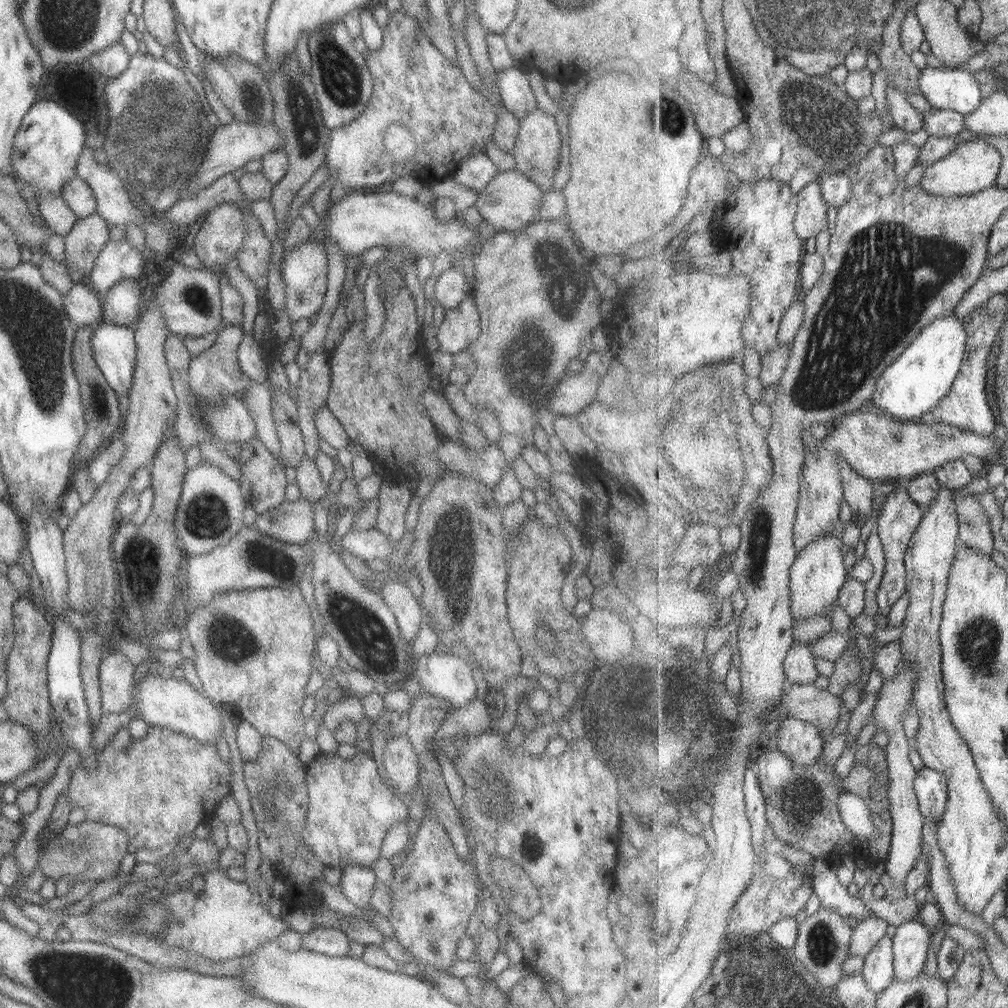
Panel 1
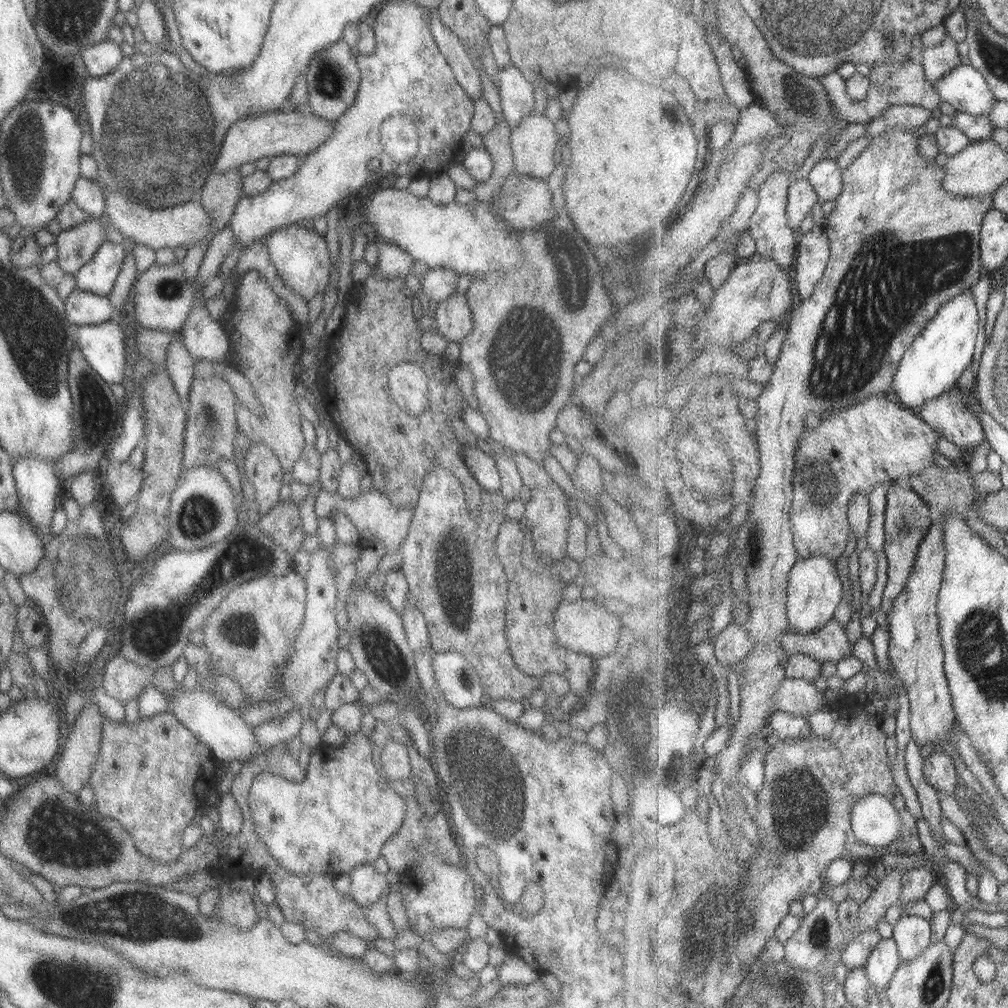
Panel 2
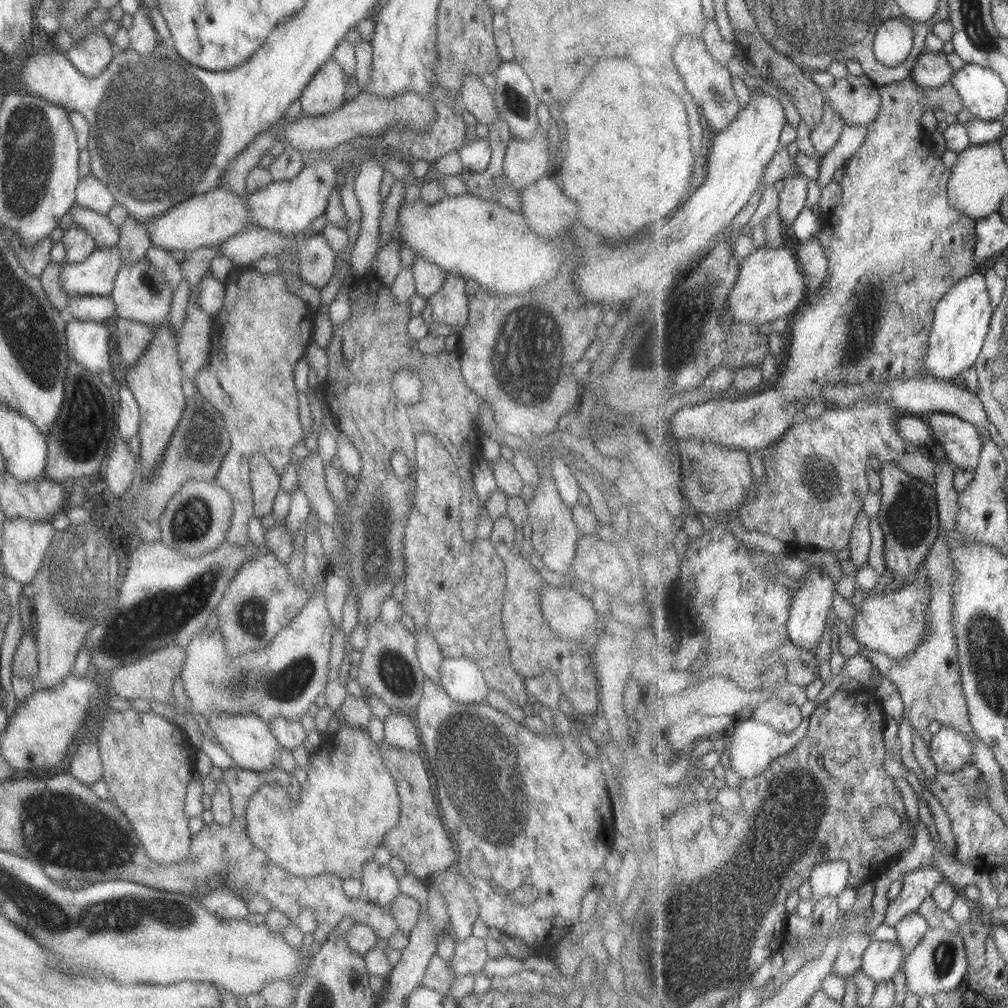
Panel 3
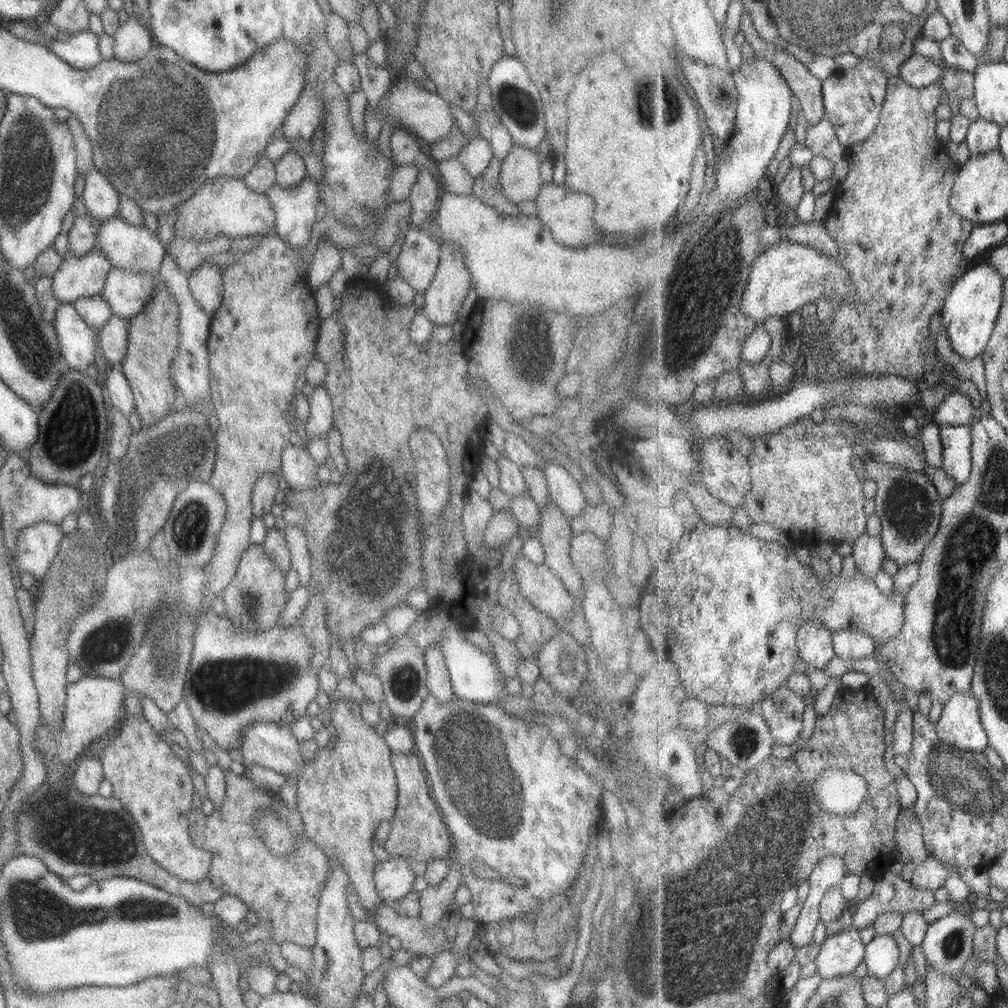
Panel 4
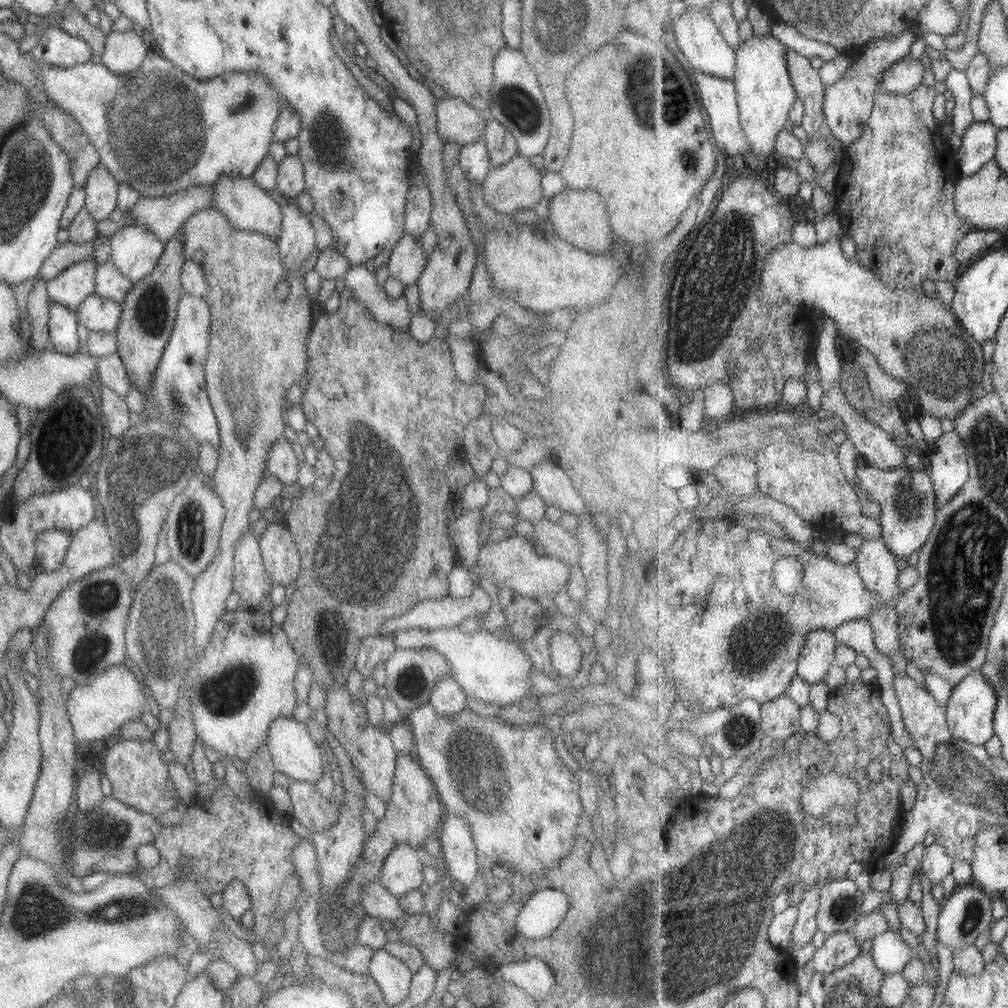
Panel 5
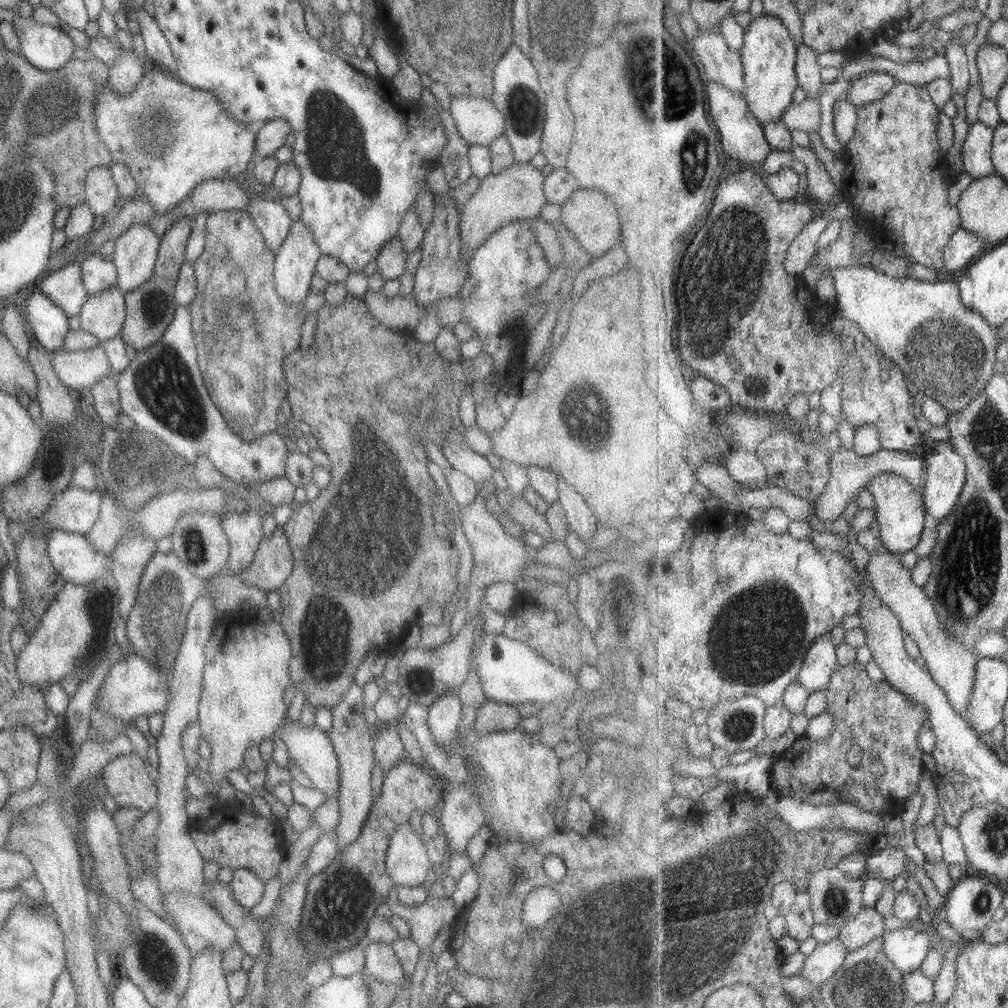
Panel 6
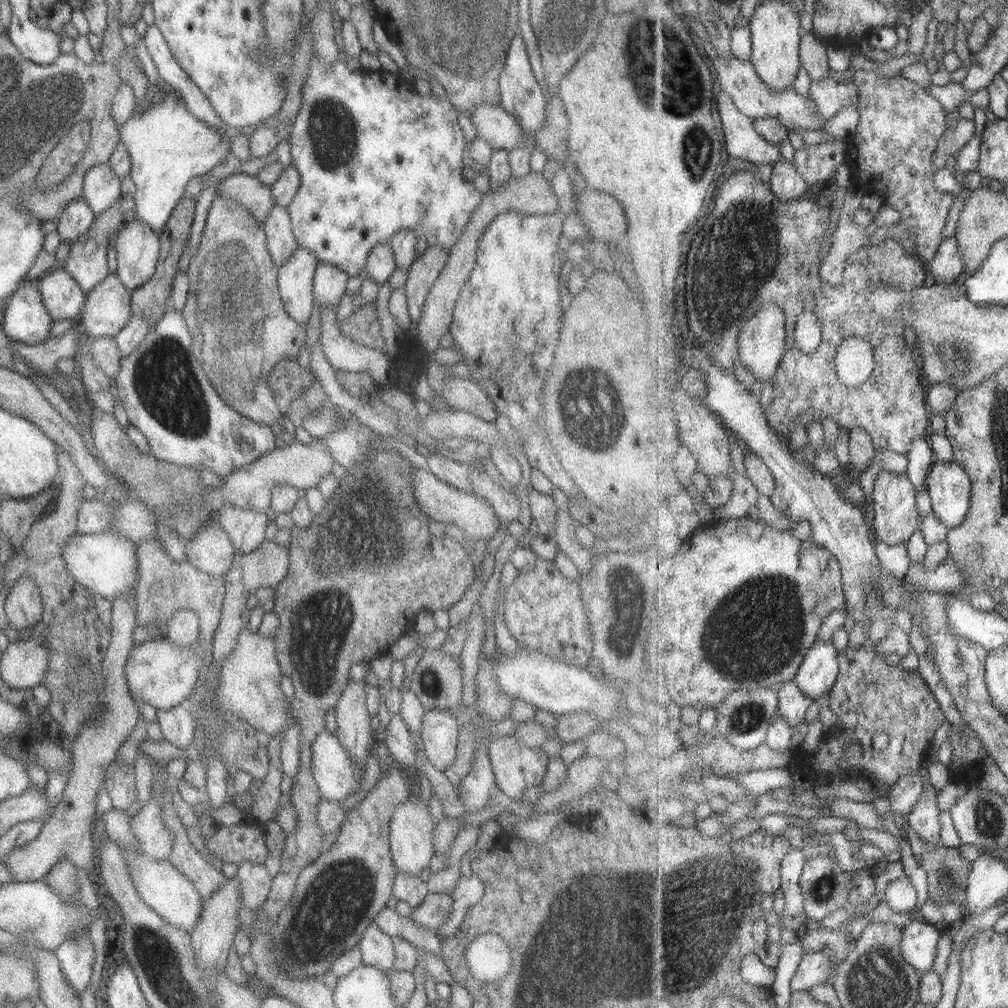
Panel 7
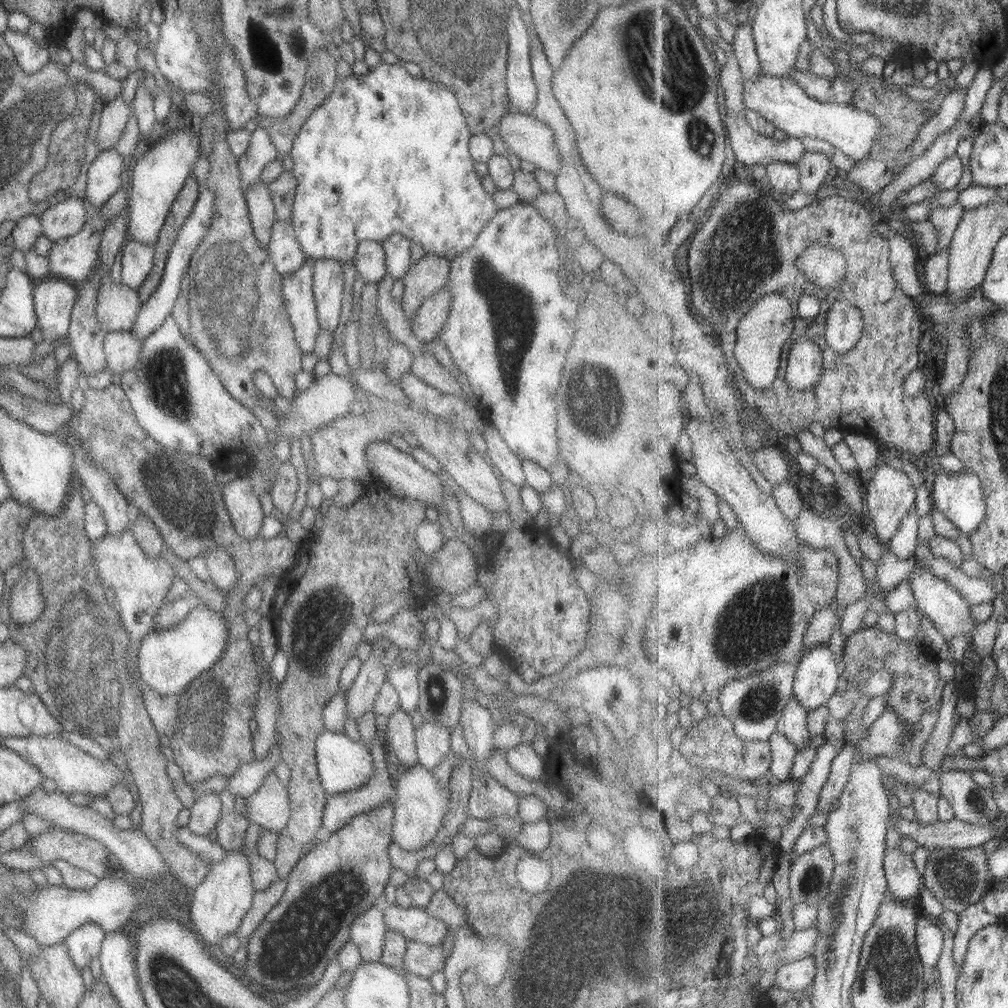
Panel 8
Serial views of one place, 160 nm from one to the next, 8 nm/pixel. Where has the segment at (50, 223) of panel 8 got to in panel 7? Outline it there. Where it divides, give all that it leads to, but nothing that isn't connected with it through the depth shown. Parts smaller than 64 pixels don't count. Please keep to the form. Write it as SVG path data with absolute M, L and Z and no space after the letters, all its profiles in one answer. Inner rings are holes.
M80 196L73 198L55 218L55 231L62 242L71 242L91 226L94 215Z

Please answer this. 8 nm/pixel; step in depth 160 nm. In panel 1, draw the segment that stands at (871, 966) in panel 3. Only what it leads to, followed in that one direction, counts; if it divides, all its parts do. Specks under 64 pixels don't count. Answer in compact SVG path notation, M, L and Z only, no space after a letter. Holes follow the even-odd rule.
M884 937L878 946L864 958L862 975L866 986L877 996L886 991L895 982L894 940Z

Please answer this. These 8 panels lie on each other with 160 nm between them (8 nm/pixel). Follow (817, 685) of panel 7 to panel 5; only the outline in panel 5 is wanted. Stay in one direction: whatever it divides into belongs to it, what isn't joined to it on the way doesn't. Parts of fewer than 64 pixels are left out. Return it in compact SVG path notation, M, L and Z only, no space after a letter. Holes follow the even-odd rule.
M819 629L807 635L798 664L798 675L809 684L823 682L836 662L839 643L834 631Z

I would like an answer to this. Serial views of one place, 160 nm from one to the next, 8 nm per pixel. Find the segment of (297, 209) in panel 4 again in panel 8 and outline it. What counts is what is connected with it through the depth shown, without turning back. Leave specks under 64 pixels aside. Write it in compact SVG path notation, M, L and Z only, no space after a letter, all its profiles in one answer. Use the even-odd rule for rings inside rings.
M305 259L293 272L282 277L280 293L294 342L302 354L315 348L319 327L312 295L312 259Z

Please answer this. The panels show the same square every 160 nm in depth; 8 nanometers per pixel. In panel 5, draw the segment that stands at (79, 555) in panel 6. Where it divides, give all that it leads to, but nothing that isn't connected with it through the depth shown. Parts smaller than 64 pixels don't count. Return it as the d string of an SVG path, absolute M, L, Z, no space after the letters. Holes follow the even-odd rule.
M50 530L37 535L33 545L35 569L47 572L55 570L63 560L69 541L69 532L62 530Z

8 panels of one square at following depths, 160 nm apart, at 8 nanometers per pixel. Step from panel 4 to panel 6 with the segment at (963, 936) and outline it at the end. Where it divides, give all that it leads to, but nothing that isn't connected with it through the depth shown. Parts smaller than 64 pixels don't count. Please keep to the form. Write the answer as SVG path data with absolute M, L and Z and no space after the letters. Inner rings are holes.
M970 872L955 884L947 894L942 919L953 929L983 931L992 924L995 910L1003 902L1005 888Z

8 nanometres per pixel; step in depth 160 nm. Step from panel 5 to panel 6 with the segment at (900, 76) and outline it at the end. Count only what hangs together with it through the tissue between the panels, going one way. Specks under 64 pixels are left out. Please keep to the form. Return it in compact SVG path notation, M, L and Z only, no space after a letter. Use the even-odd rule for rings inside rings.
M873 70L854 80L850 91L840 100L848 100L858 107L866 105L887 96L898 85L898 81L898 78L892 74Z

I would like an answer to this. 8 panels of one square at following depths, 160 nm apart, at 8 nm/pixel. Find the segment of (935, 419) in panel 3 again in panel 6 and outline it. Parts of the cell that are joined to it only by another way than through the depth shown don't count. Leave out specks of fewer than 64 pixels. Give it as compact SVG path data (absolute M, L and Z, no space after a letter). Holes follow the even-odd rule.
M936 441L932 444L932 447L929 447L929 452L925 455L925 467L927 482L922 494L926 504L926 512L941 521L957 508L968 477L966 461L955 452L954 445L951 442Z

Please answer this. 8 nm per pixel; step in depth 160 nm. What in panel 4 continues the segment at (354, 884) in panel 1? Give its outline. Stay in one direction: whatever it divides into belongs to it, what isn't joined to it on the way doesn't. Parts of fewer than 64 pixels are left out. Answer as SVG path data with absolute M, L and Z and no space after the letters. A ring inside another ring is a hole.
M389 856L384 861L377 861L373 872L373 884L377 896L383 904L387 902L395 902L402 896L405 896L411 891L411 882L415 876L409 867L409 862L406 858Z

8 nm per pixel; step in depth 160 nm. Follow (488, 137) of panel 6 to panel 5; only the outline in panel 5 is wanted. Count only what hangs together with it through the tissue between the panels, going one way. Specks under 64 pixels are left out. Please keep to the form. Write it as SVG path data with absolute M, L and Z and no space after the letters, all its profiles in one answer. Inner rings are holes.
M455 97L435 99L432 111L437 135L445 143L457 143L462 147L482 138L488 118L486 112L475 110Z

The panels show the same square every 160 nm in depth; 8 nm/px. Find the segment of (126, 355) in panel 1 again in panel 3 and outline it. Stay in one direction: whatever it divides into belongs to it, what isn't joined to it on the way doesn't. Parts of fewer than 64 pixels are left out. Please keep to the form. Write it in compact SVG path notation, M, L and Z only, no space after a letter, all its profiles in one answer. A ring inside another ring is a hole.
M65 316L67 356L91 373L111 372L108 323L77 321Z

